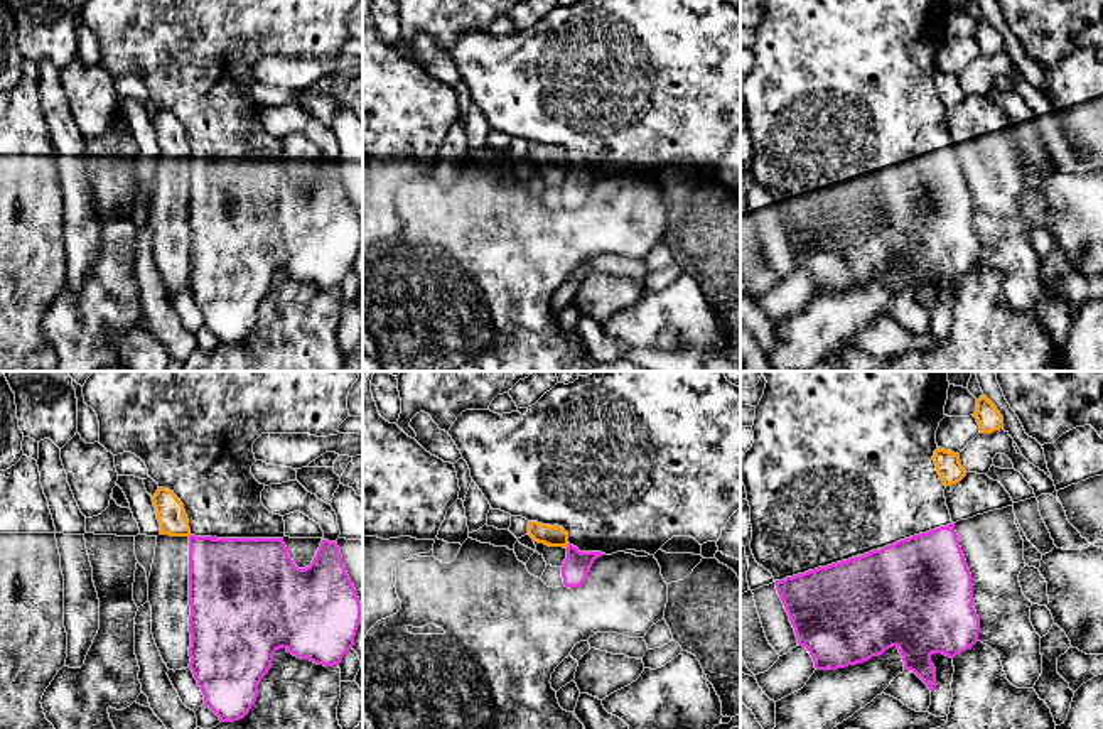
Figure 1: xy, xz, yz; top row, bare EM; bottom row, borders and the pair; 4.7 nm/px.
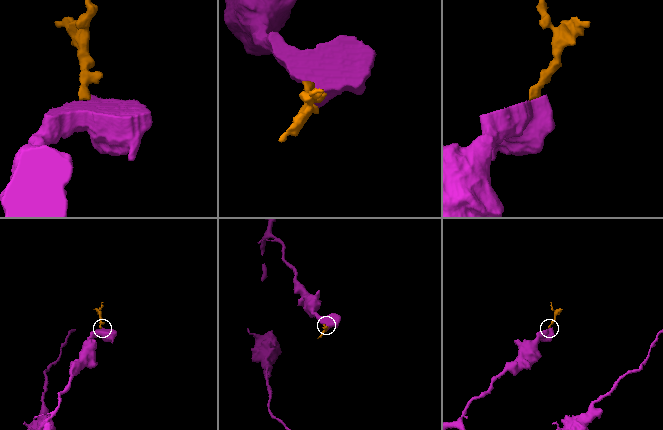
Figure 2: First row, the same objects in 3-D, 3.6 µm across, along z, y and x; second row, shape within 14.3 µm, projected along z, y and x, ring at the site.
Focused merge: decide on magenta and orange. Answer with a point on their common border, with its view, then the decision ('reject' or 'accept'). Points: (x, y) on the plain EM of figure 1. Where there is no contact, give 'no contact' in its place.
meets magenta in xz at (569, 167); reject

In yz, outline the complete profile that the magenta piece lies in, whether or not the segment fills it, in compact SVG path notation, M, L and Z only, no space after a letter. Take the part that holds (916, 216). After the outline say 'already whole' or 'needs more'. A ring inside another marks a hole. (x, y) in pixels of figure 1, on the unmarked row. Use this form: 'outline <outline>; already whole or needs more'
outline M766 0L766 3L764 17L756 29L754 66L742 79L742 105L751 128L752 177L759 187L772 196L798 267L810 273L816 292L837 292L864 285L897 268L904 292L914 294L933 314L936 290L931 278L943 275L955 280L971 270L980 255L980 241L973 230L971 196L946 128L946 108L933 83L938 71L936 52L946 39L948 0Z; needs more

